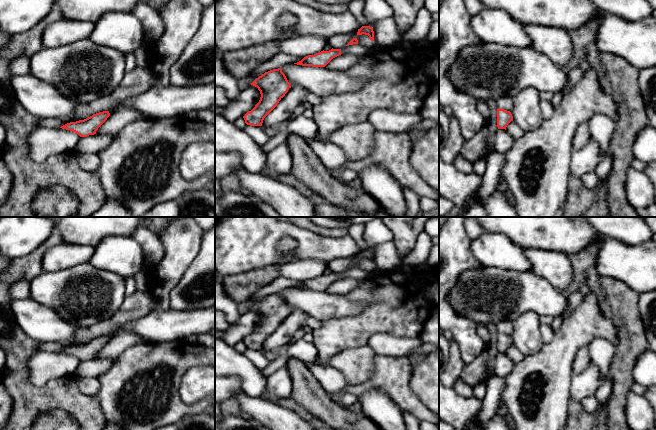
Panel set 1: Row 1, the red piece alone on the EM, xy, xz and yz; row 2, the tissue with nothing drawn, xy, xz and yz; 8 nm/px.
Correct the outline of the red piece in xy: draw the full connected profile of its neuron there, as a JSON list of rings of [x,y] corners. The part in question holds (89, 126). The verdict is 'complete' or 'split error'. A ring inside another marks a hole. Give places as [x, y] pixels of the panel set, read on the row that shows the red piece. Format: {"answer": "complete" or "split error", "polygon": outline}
{"answer": "complete", "polygon": [[[103,111],[76,122],[67,123],[60,128],[73,131],[80,137],[87,137],[89,135],[96,134],[98,128],[107,120],[110,116],[109,111]]]}

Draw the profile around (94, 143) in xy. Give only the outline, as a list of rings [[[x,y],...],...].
[[[94,134],[87,137],[80,137],[75,151],[79,153],[97,154],[99,151],[107,148],[116,135]]]

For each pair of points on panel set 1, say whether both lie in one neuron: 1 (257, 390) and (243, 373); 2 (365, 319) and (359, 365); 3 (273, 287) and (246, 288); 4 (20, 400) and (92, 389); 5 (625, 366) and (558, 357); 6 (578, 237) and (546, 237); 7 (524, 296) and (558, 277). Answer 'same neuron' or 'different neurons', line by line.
1: same neuron
2: different neurons
3: different neurons
4: different neurons
5: different neurons
6: same neuron
7: different neurons

